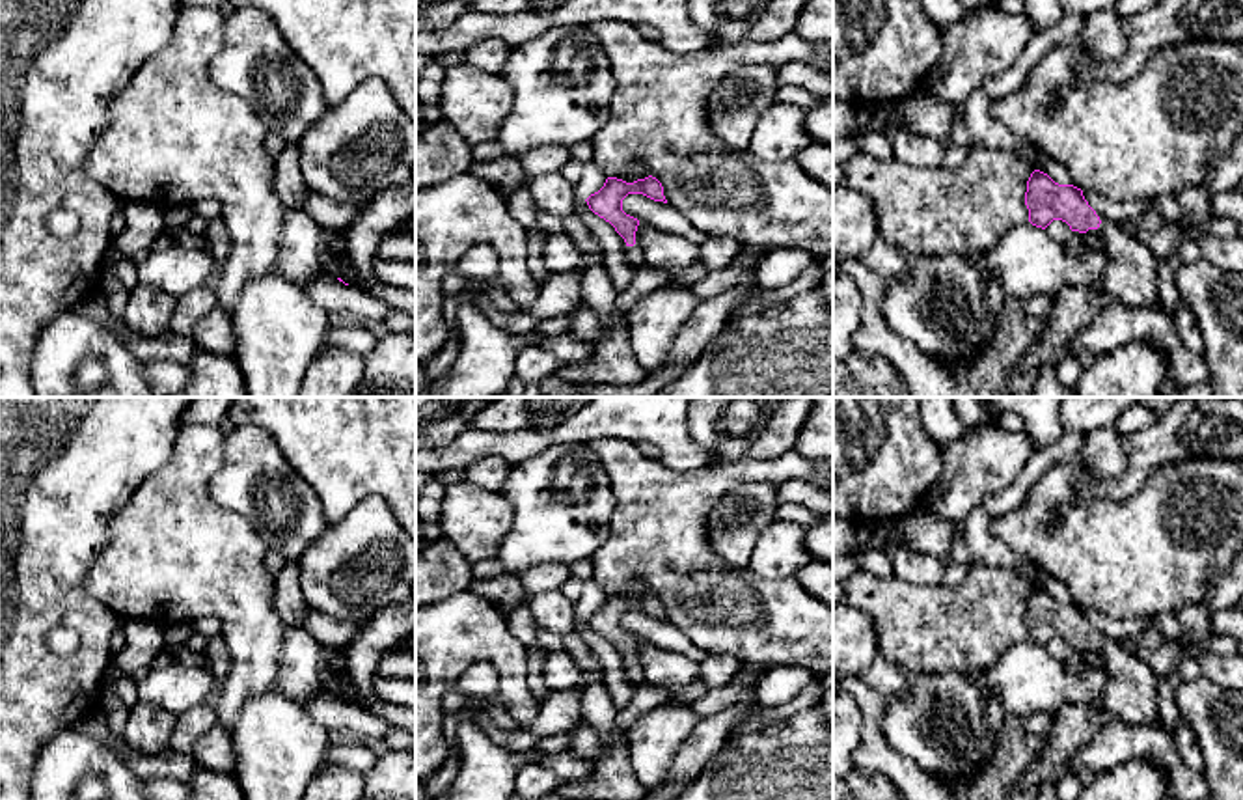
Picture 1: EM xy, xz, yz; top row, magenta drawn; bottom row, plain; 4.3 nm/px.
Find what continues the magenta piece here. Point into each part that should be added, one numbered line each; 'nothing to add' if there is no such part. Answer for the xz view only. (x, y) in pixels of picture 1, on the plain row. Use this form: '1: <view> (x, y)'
1: xz (634, 672)

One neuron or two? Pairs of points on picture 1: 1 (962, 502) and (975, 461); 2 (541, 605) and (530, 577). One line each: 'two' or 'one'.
1: one
2: two

